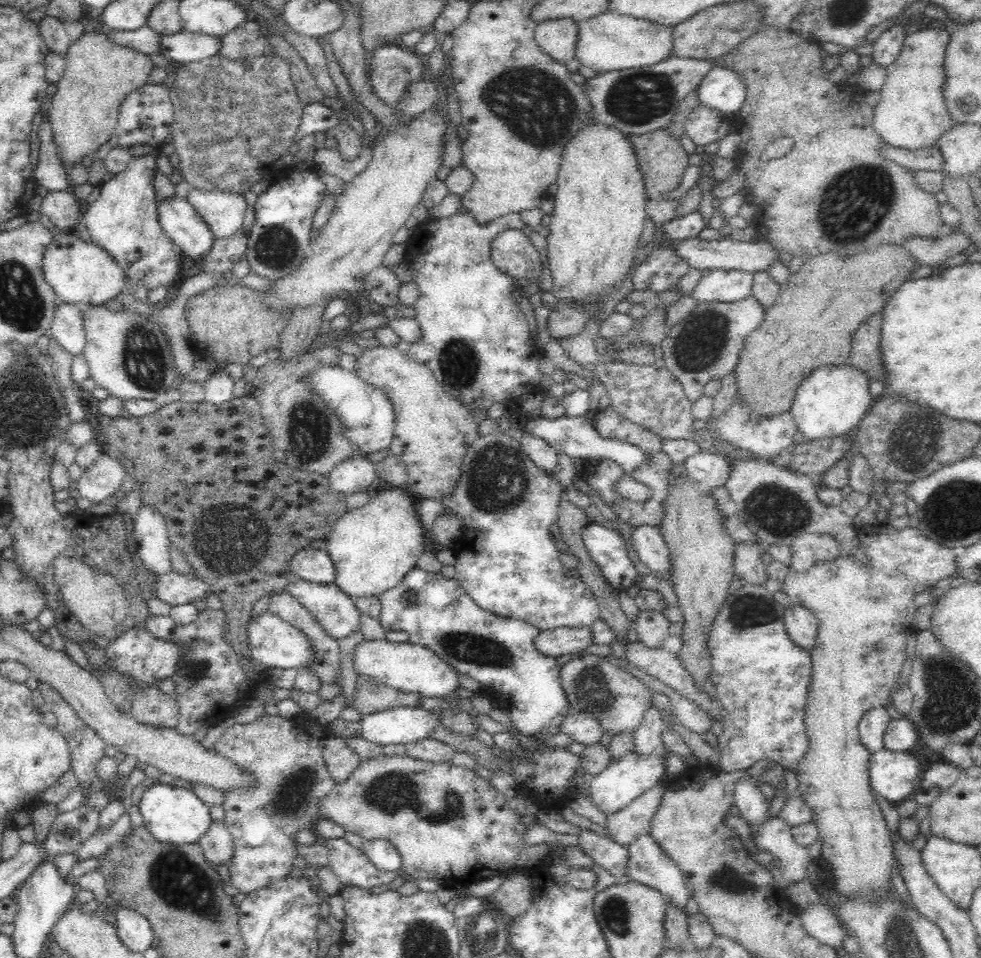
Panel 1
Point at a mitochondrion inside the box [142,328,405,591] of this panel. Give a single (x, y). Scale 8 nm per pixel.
(231, 545)

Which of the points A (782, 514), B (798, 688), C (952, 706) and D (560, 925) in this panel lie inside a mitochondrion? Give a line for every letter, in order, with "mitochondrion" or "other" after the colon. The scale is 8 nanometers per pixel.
A: mitochondrion
B: other
C: mitochondrion
D: other

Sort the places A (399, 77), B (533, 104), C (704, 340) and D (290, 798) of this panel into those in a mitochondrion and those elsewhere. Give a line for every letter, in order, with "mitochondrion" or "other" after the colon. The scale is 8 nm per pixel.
A: mitochondrion
B: mitochondrion
C: mitochondrion
D: mitochondrion

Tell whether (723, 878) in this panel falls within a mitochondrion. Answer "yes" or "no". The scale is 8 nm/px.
yes

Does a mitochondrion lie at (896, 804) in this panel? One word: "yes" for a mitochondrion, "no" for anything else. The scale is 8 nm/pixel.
no

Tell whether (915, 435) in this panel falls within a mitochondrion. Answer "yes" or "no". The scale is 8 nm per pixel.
yes

